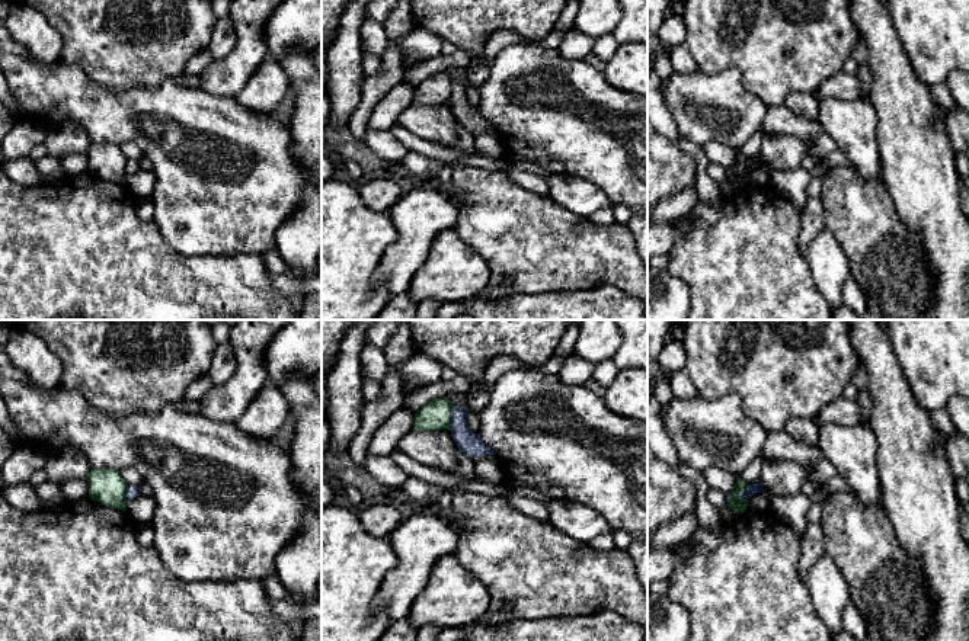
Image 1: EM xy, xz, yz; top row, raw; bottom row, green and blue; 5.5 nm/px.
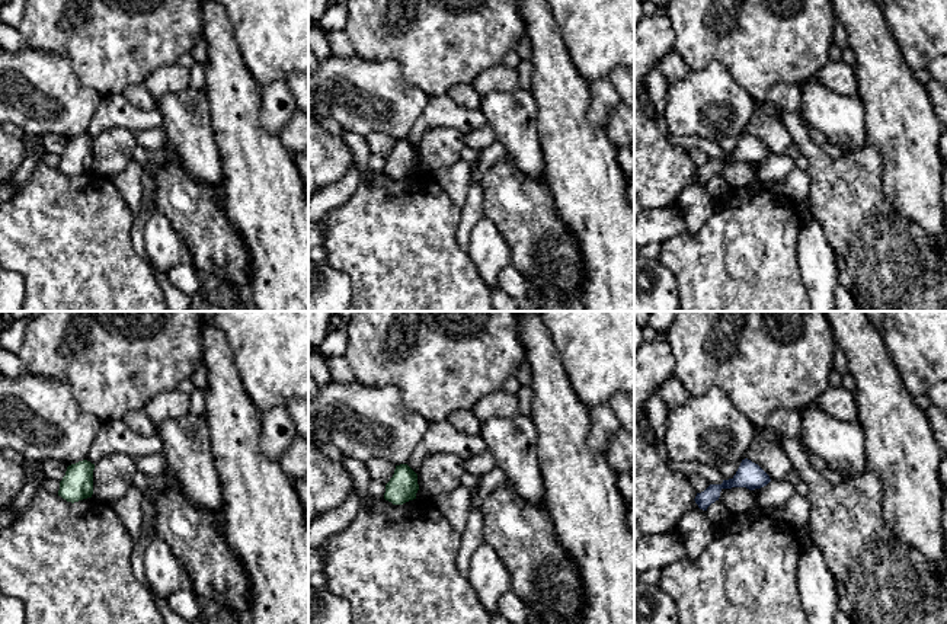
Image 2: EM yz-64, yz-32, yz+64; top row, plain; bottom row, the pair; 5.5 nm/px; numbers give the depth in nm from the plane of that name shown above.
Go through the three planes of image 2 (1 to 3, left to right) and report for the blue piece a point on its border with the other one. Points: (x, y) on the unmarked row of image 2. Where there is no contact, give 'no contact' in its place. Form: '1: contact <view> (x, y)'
1: no contact
2: no contact
3: no contact

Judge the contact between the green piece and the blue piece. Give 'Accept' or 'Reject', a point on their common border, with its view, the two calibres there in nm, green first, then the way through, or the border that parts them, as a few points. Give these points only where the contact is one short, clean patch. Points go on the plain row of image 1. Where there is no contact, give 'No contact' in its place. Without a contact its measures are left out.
Reject. Touches green at yz (741, 166). Thickness 80 nm (green) against 70 nm. Boundary: yz (750, 159), (739, 169), (741, 175)

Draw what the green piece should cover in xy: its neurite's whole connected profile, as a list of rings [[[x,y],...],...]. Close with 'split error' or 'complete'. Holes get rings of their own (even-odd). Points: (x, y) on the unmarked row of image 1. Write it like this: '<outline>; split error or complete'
[[[92,142],[86,156],[90,173],[116,185],[127,185],[125,164],[128,158],[119,145],[111,142]]]; complete

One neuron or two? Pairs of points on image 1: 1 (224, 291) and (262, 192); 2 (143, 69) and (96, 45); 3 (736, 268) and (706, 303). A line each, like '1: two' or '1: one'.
1: two
2: one
3: one

